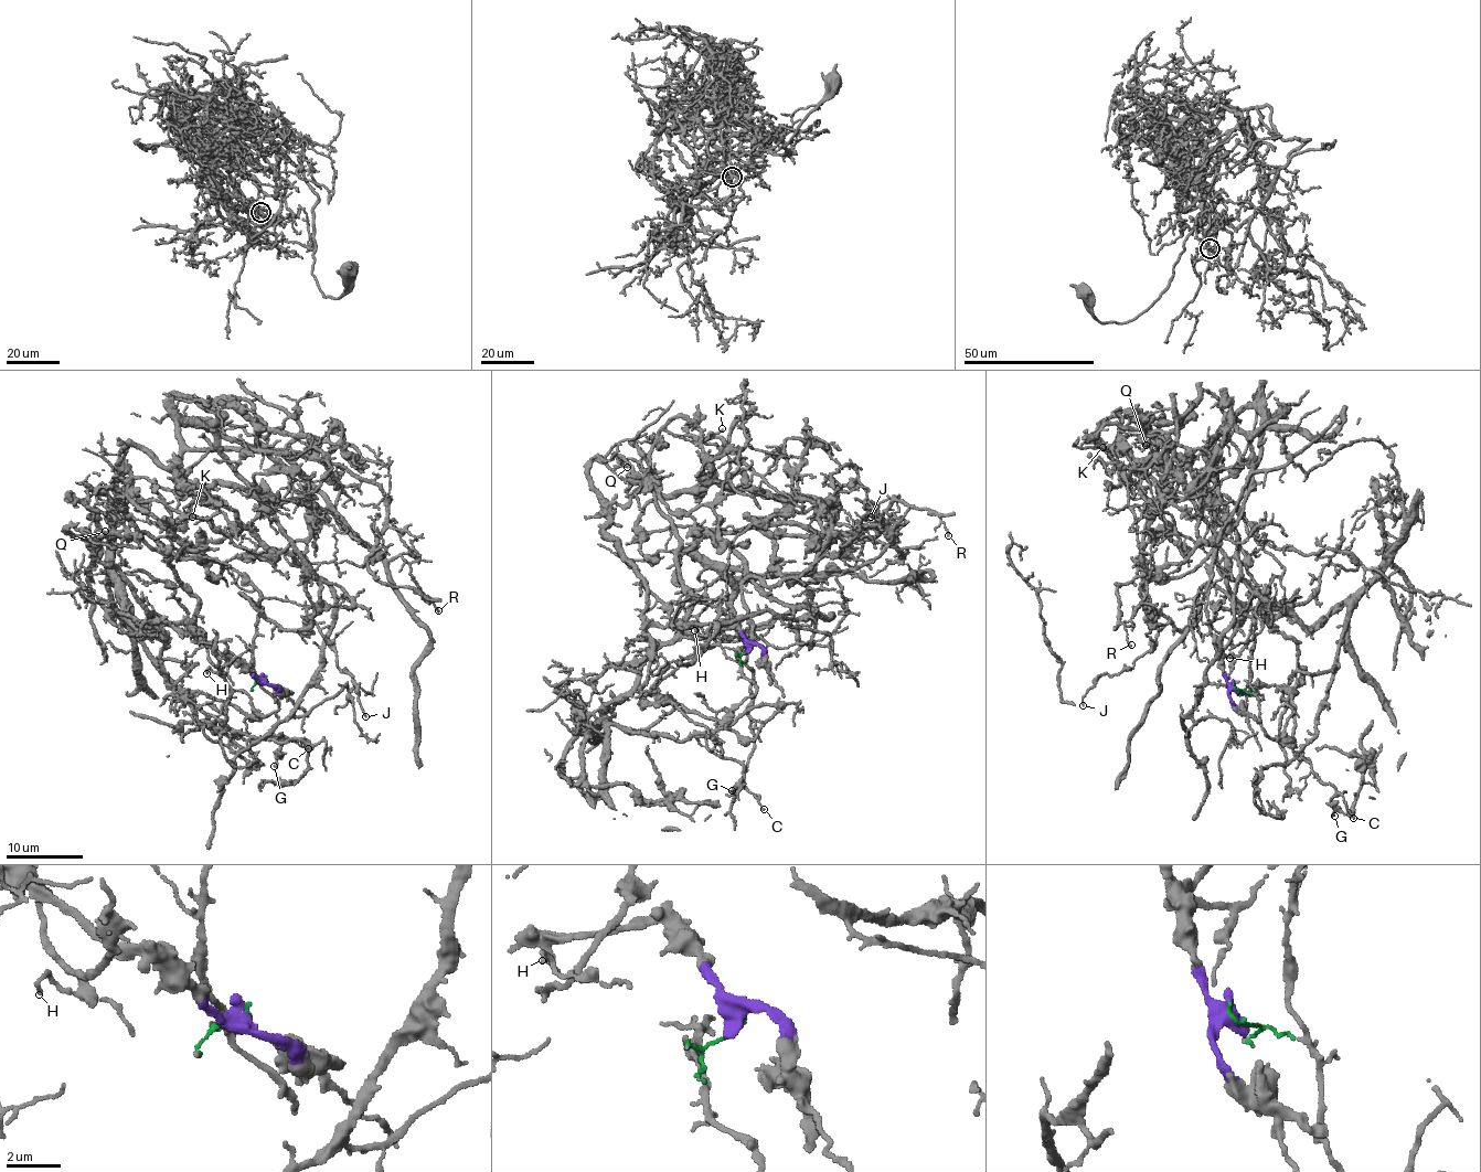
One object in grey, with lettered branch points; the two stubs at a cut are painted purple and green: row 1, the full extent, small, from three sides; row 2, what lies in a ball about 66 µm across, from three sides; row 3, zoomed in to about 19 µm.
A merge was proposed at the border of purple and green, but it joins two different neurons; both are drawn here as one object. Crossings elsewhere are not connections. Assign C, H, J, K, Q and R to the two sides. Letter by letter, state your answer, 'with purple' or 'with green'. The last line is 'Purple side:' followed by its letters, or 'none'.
C: with purple
H: with purple
J: with green
K: with purple
Q: with purple
R: with green
Purple side: C, H, K, Q

